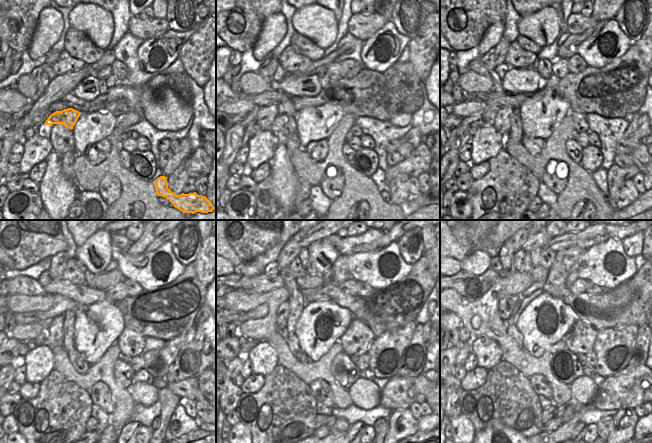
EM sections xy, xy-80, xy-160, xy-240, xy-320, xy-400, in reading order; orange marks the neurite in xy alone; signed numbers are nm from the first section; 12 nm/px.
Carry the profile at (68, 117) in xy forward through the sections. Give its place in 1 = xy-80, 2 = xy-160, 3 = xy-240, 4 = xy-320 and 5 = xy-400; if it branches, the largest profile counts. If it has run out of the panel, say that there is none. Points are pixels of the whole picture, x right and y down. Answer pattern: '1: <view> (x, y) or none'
1: xy-80 (283, 107)
2: xy-160 (477, 65)
3: xy-240 (20, 285)
4: xy-320 (236, 282)
5: xy-400 (460, 276)

